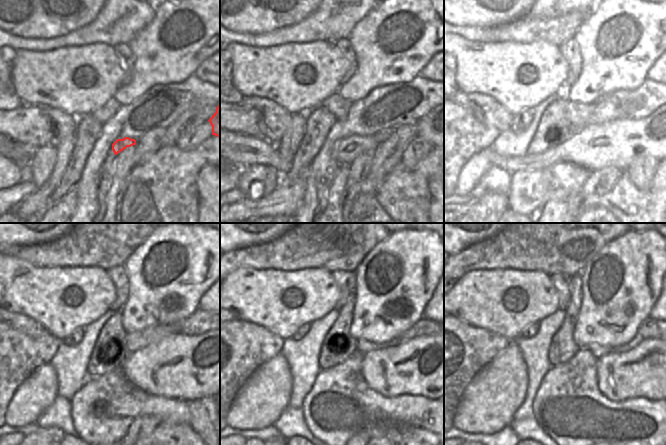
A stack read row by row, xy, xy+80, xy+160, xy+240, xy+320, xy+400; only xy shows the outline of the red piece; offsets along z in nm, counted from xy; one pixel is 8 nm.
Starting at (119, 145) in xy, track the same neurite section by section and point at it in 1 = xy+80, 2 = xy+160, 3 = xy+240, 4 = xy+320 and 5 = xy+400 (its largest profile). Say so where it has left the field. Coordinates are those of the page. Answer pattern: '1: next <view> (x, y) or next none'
1: next xy+80 (351, 147)
2: next xy+160 (617, 143)
3: next xy+240 (188, 367)
4: next xy+320 (423, 367)
5: next xy+400 (647, 370)

